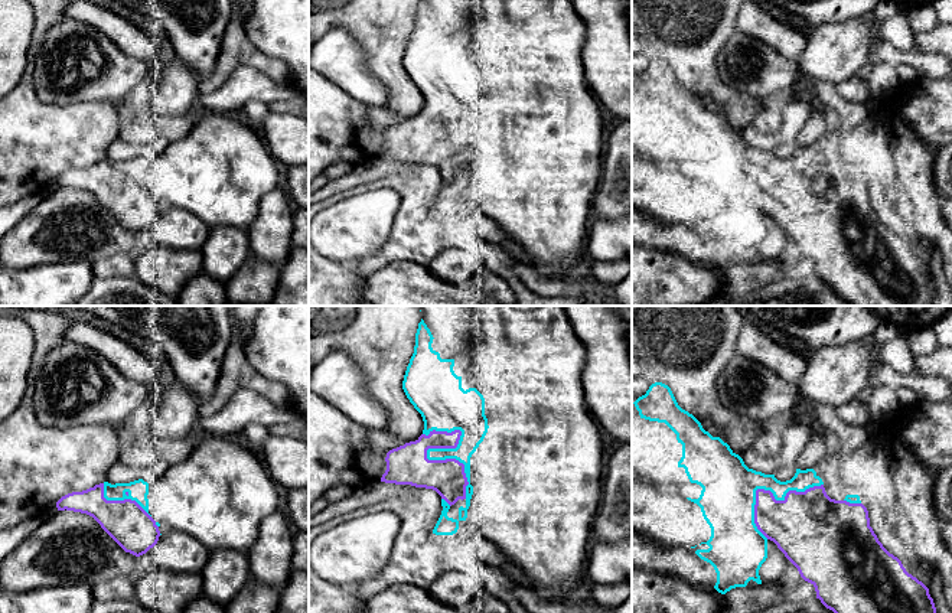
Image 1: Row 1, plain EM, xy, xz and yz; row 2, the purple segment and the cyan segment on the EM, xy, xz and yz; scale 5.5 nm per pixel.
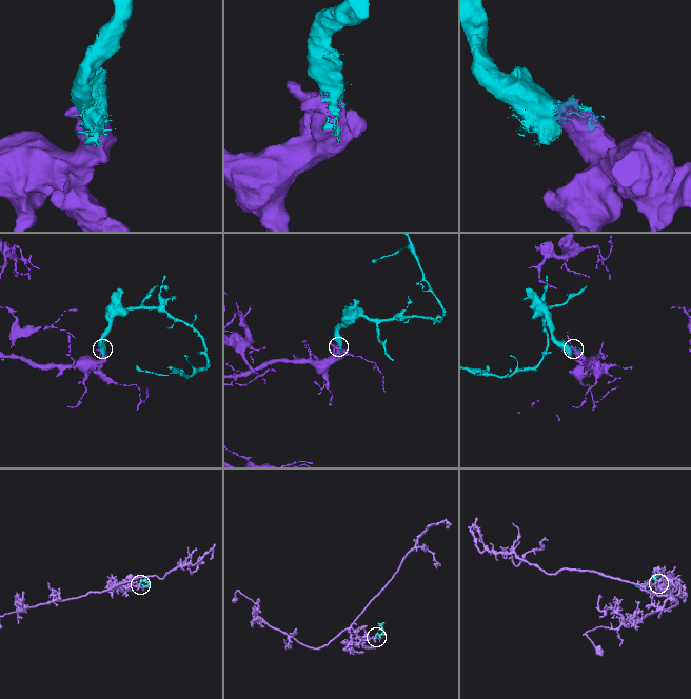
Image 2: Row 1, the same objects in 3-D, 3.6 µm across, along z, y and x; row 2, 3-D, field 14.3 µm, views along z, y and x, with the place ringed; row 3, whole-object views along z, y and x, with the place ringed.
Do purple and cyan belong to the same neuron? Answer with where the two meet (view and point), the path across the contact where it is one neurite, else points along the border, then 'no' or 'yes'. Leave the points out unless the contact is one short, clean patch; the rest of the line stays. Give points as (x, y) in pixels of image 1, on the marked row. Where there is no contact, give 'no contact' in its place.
xz (429, 447) | yes

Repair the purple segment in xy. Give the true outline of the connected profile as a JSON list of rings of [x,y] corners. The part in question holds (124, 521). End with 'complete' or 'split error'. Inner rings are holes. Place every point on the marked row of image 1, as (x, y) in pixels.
[[[143,479],[115,485],[104,482],[62,496],[56,508],[92,516],[125,552],[140,557],[162,535],[160,524],[149,513],[147,495],[149,483]]]; split error

